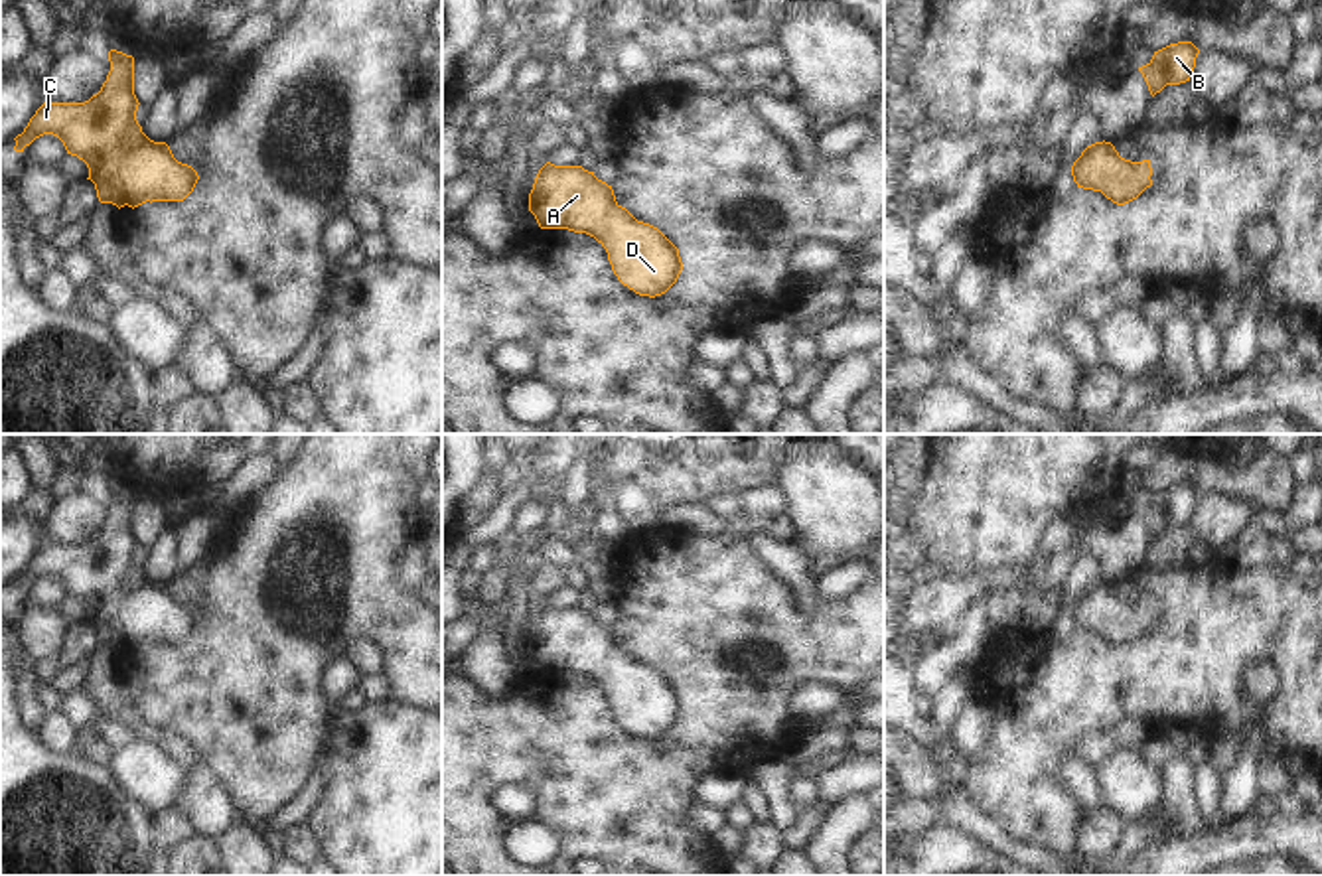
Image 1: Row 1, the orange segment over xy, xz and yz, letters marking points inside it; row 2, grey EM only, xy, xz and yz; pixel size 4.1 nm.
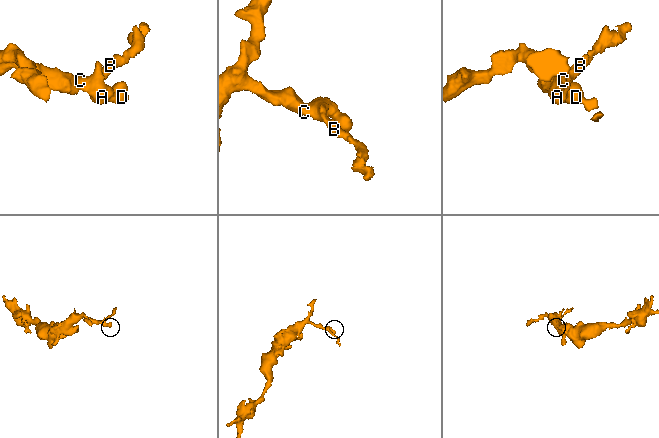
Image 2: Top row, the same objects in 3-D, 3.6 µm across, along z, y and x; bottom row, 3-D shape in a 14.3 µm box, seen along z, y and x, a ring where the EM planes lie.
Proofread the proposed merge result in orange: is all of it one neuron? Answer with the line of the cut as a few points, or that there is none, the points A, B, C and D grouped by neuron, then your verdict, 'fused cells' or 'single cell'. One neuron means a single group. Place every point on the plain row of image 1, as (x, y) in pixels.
cut none; groups A B C D; single cell

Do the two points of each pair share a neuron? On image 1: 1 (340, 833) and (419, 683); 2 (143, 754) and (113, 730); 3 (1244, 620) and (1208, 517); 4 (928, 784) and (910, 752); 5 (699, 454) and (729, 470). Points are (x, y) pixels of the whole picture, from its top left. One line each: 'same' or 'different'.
1: different
2: different
3: different
4: same
5: same

